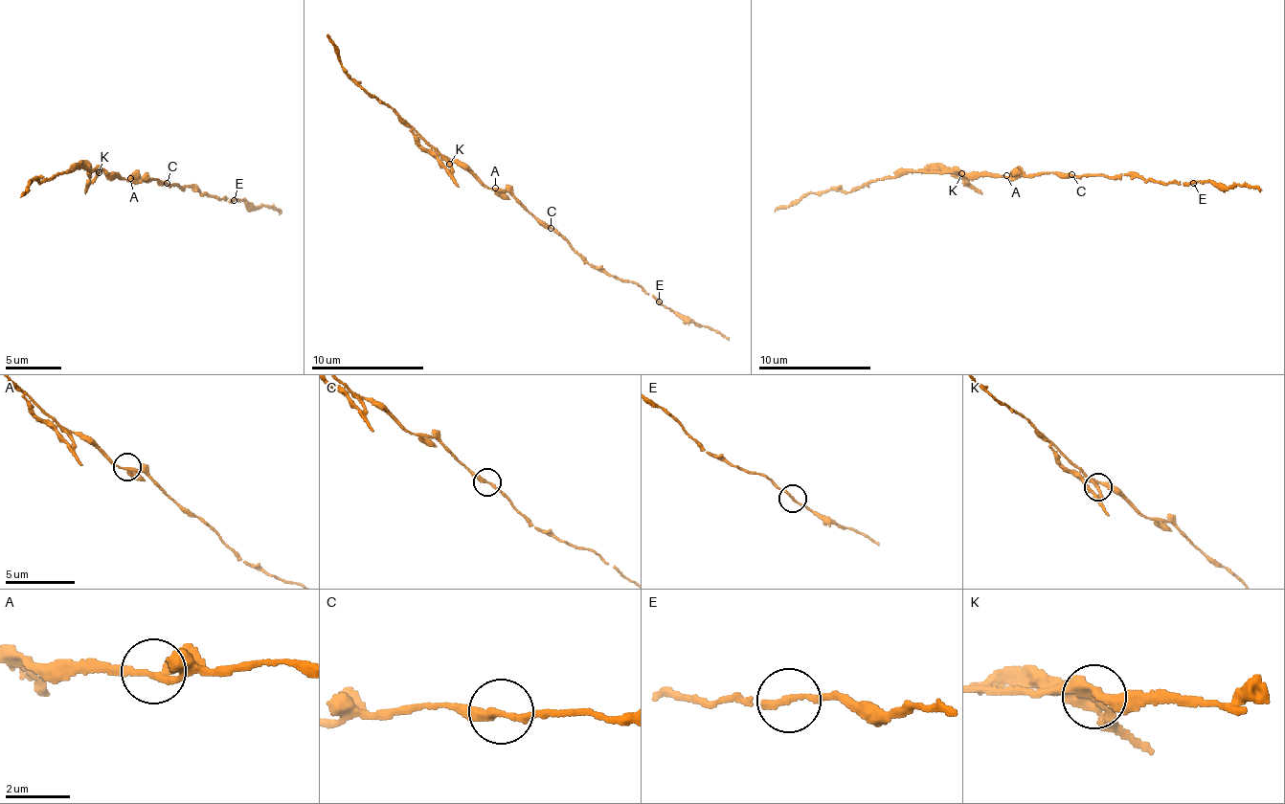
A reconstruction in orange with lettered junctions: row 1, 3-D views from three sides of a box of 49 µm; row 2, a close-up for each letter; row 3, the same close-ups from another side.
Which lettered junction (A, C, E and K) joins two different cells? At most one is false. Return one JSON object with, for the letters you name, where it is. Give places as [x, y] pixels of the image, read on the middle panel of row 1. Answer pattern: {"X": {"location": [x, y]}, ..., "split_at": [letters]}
{"K": {"location": [449, 164]}, "split_at": ["K"]}

